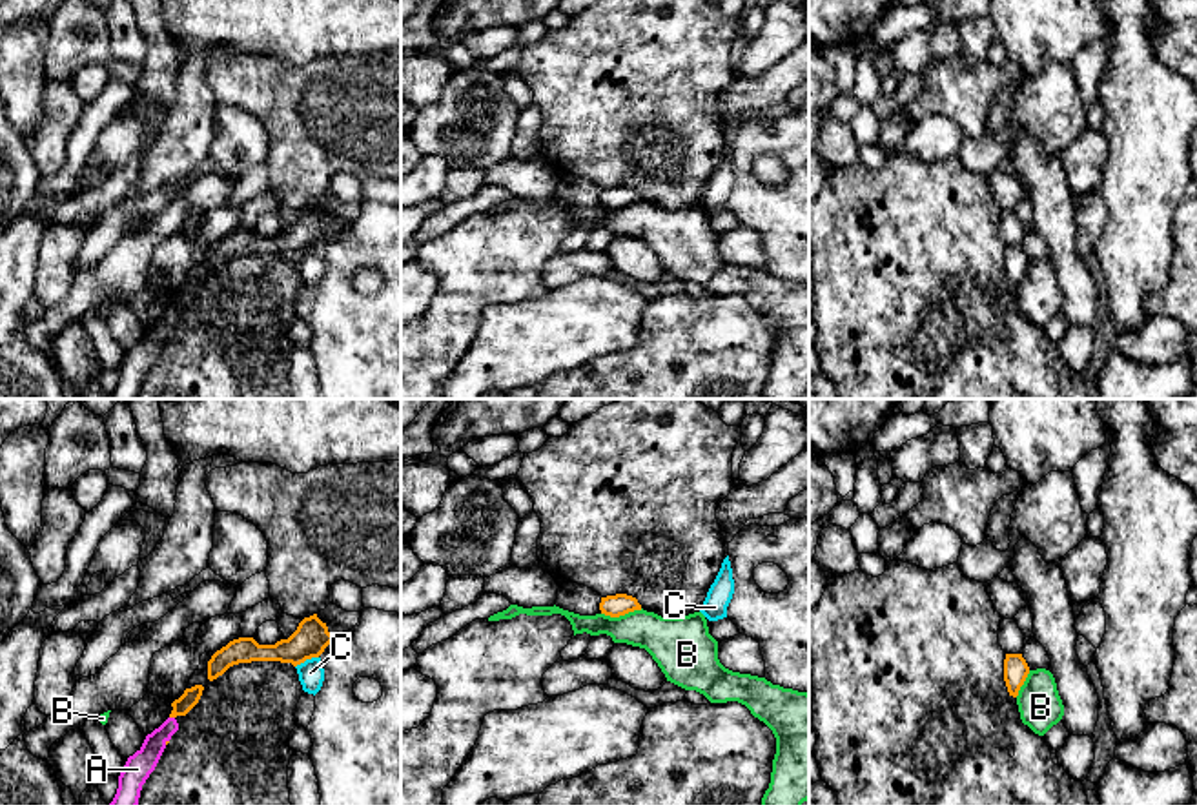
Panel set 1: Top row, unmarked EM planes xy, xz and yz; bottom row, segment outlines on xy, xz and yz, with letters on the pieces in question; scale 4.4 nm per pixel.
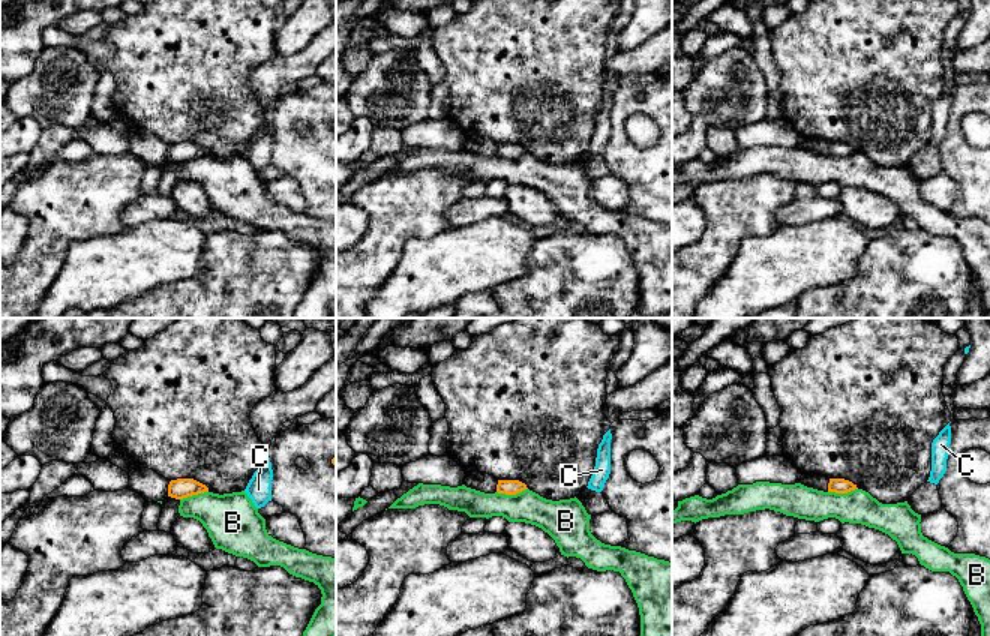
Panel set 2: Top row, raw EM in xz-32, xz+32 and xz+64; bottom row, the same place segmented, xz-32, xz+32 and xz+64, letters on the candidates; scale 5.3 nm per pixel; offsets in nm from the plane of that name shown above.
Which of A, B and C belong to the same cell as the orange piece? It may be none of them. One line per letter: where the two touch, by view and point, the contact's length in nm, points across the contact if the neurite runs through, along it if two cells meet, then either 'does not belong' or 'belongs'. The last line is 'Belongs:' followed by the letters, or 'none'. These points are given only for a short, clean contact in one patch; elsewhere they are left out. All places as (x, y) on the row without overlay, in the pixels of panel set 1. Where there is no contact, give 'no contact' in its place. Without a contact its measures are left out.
A: xy (172, 308) | 30 nm | across xy (190, 290), (172, 308), (170, 319), (143, 354) | belongs
B: xz (622, 206) | 190 nm | does not belong
C: xy (306, 250) | 120 nm | along xy (317, 248), (306, 250), (296, 259) | does not belong
Belongs: A

